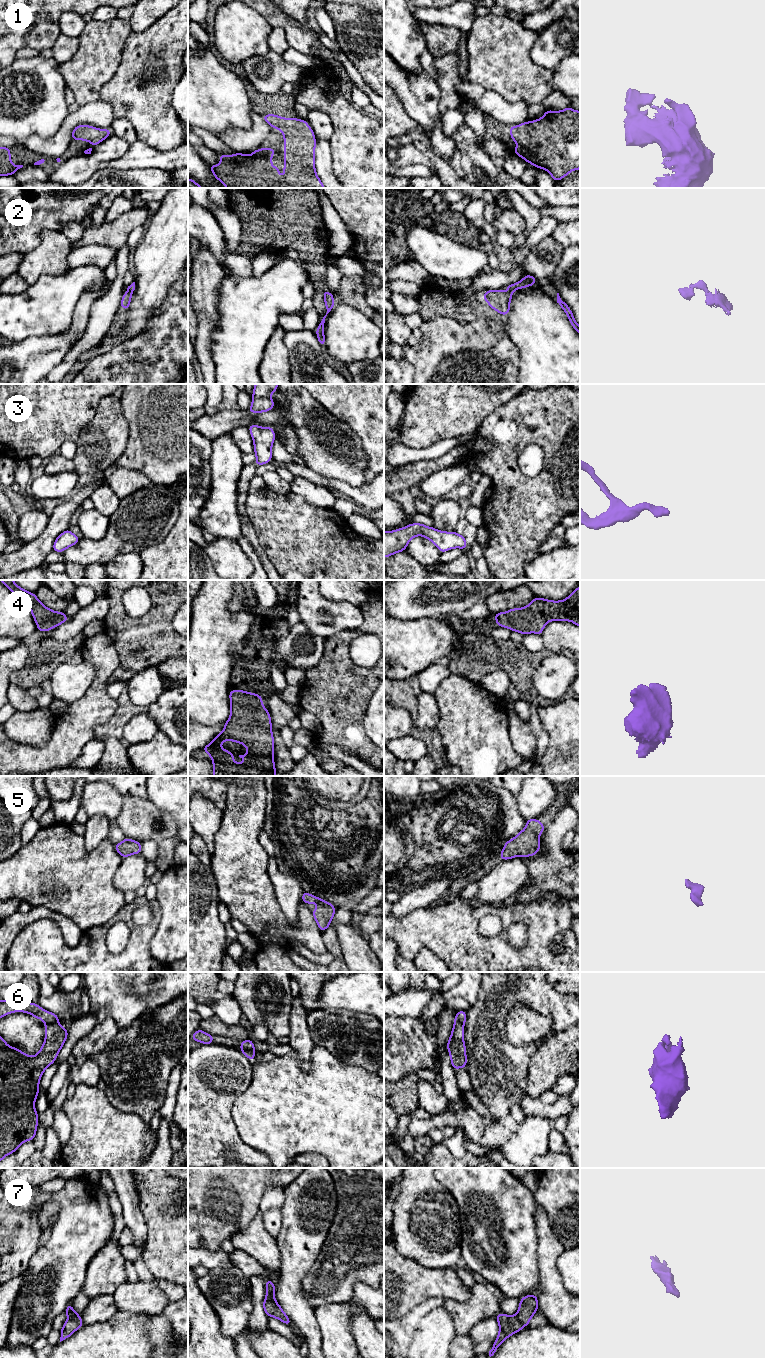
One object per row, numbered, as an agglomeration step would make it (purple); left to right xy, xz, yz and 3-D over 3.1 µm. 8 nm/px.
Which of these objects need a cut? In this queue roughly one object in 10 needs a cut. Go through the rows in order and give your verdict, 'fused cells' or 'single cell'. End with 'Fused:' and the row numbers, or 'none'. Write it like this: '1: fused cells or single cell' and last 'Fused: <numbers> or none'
1: single cell
2: single cell
3: single cell
4: single cell
5: single cell
6: single cell
7: single cell
Fused: none

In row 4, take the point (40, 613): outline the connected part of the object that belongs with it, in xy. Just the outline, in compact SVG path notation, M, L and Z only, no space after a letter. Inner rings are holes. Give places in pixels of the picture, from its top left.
M0 580L32 613L37 630L47 632L69 620L64 612L57 612L42 604L35 593L19 587L13 580Z

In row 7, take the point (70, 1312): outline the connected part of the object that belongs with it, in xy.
M71 1303L67 1306L65 1313L67 1314L68 1319L66 1320L65 1324L61 1328L61 1337L60 1342L67 1339L71 1336L76 1330L82 1327L84 1324L81 1320L81 1315L77 1314Z

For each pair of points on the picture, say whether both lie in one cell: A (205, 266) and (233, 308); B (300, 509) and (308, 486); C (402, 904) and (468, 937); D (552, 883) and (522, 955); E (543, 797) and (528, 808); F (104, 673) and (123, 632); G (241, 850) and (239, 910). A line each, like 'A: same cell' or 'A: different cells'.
A: different cells
B: different cells
C: different cells
D: different cells
E: same cell
F: different cells
G: same cell

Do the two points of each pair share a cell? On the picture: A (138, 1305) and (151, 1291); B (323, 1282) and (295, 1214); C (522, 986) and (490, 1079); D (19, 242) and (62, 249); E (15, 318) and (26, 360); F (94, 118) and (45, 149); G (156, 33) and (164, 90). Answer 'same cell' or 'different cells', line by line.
A: same cell
B: different cells
C: same cell
D: different cells
E: different cells
F: same cell
G: same cell

